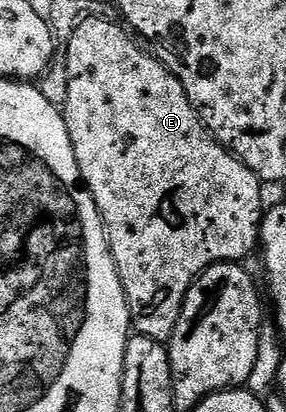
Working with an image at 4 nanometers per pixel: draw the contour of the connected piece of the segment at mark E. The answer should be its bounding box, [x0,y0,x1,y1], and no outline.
[63,18,263,343]

